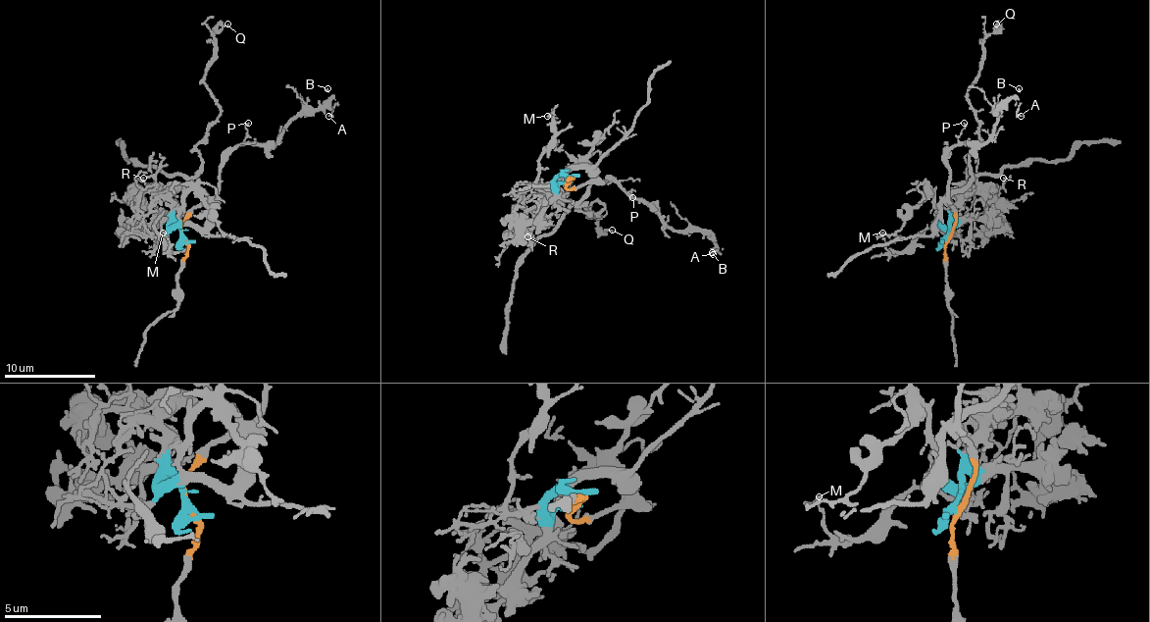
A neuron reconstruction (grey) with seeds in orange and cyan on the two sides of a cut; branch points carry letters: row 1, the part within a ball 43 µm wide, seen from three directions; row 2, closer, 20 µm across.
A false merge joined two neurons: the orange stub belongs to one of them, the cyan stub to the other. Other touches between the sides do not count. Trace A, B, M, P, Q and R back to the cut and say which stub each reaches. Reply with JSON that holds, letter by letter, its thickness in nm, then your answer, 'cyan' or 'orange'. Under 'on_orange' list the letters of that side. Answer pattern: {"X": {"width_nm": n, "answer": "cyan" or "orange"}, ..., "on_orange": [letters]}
{"A": {"width_nm": 140, "answer": "orange"}, "B": {"width_nm": 110, "answer": "orange"}, "M": {"width_nm": 190, "answer": "cyan"}, "P": {"width_nm": 100, "answer": "orange"}, "Q": {"width_nm": 150, "answer": "cyan"}, "R": {"width_nm": 180, "answer": "cyan"}, "on_orange": ["A", "B", "P"]}

